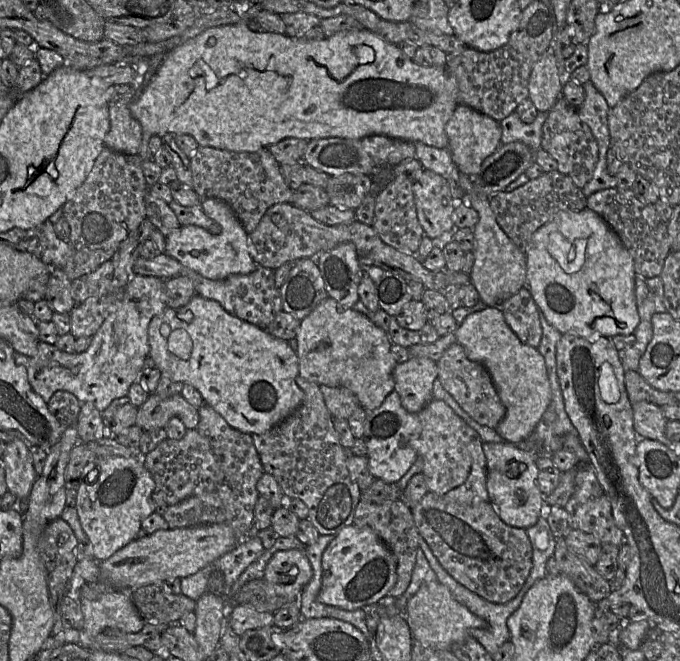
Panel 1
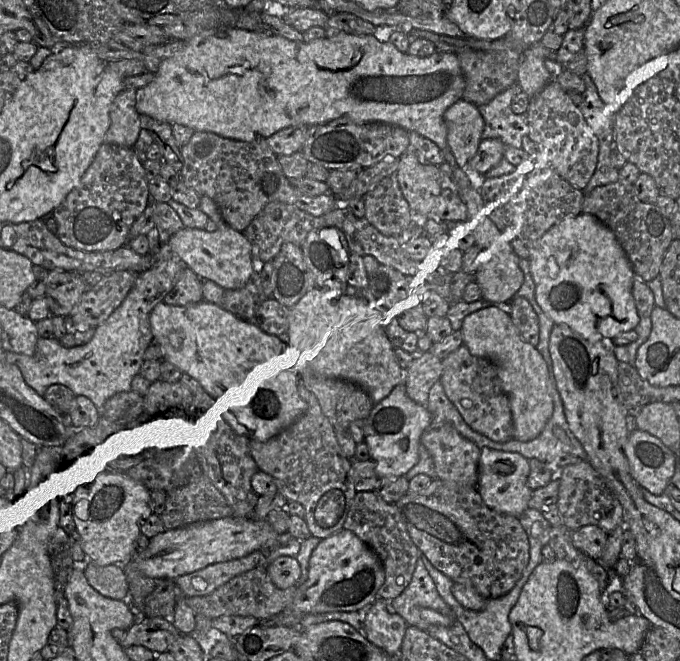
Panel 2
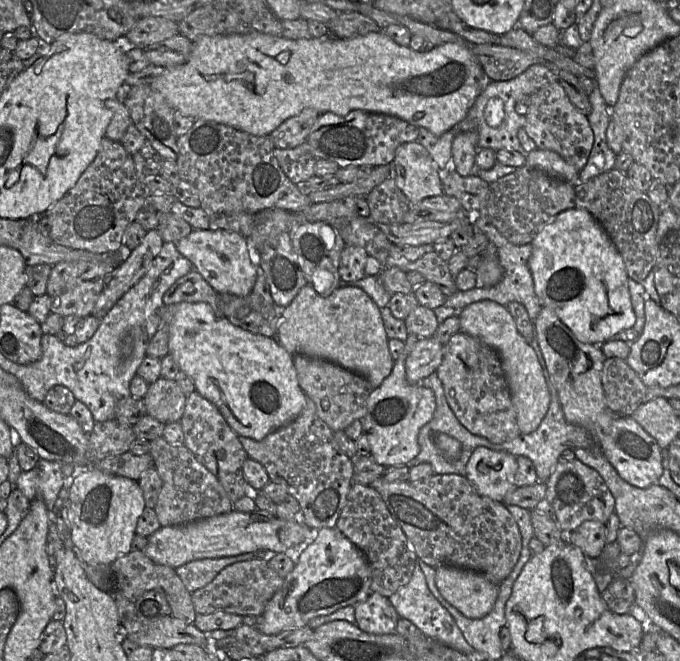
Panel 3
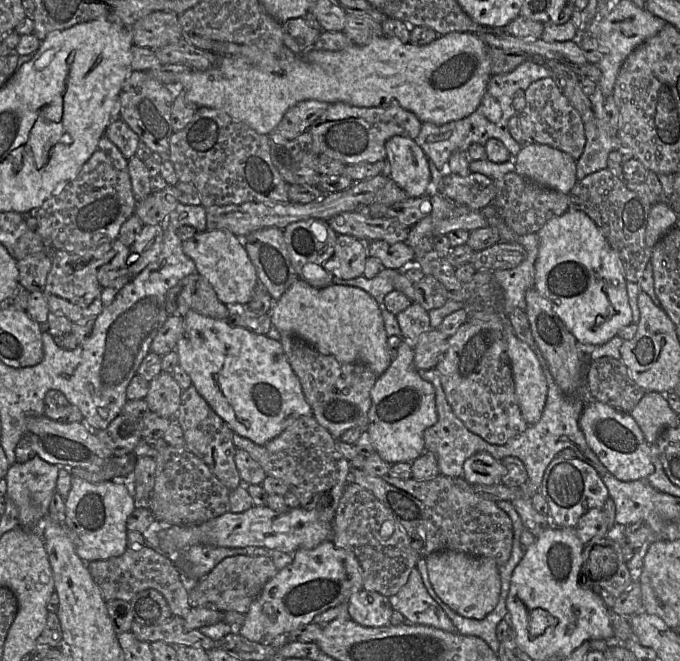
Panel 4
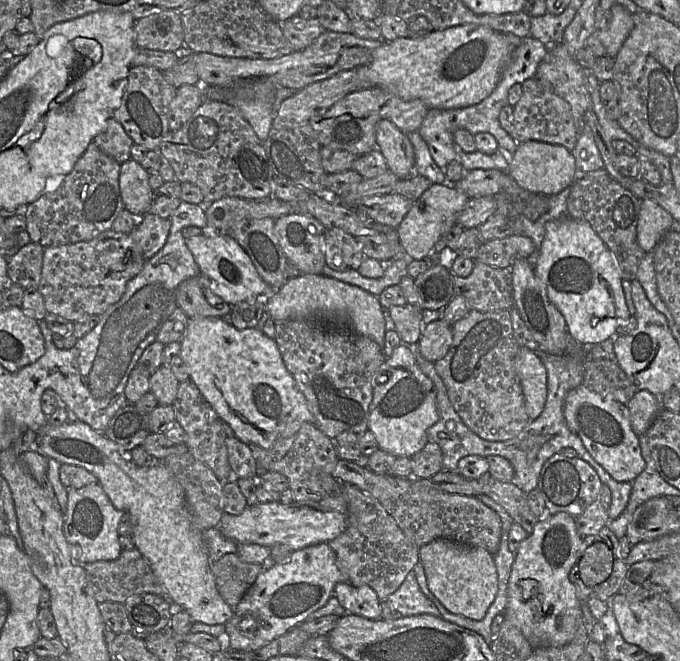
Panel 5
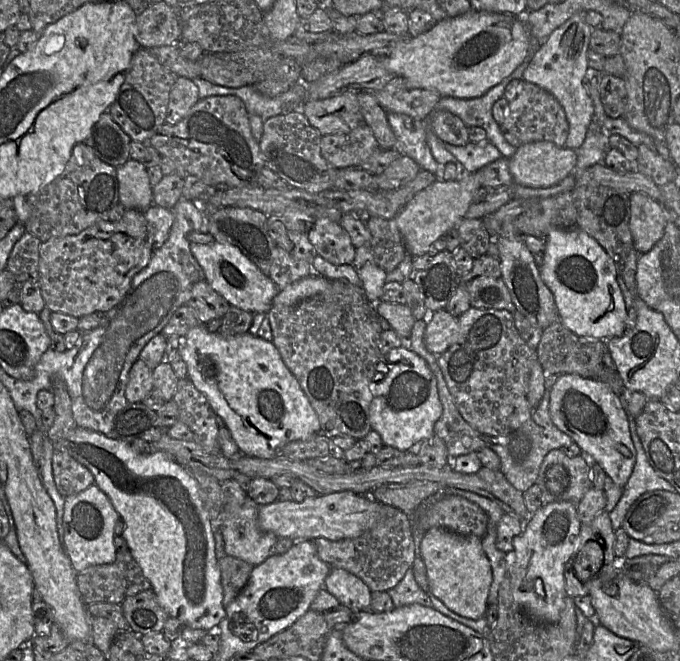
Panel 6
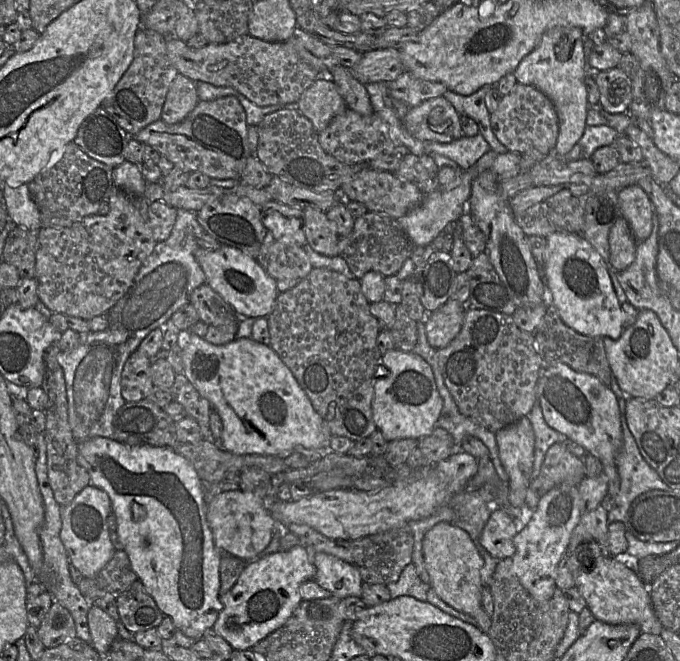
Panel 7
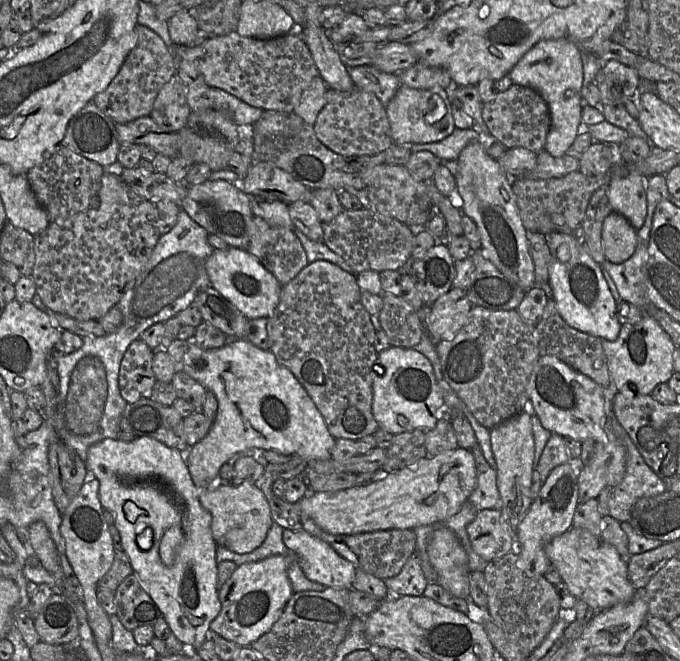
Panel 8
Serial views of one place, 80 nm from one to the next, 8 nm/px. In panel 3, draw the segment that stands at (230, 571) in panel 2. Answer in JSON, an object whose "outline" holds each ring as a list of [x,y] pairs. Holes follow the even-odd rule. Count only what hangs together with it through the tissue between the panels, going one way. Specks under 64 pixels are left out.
{"outline":[[[252,552],[223,558],[200,559],[178,567],[176,572],[186,589],[193,593],[209,584],[225,567],[237,562],[255,559]]]}

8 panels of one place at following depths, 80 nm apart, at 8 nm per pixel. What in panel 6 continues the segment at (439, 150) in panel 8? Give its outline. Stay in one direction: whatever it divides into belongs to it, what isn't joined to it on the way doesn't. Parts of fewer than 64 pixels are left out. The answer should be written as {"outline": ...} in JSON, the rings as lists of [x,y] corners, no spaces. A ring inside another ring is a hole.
{"outline":[[[489,142],[472,143],[465,146],[444,144],[468,173],[473,173],[503,157],[500,151]]]}

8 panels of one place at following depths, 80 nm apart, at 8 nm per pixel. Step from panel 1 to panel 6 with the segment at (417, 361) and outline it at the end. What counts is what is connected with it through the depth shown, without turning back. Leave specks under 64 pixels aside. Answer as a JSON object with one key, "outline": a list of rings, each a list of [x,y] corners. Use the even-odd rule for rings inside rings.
{"outline":[[[441,309],[429,318],[425,316],[423,320],[426,322],[424,343],[429,352],[441,354],[456,342],[459,332],[458,317]]]}

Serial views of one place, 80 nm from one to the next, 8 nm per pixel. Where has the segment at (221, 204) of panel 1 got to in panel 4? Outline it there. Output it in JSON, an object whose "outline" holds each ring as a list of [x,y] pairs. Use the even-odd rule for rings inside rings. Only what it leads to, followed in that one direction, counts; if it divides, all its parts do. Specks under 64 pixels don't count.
{"outline":[[[209,230],[197,232],[190,240],[182,242],[182,249],[193,260],[197,273],[209,282],[221,302],[227,305],[250,301],[259,280],[243,239],[229,231]]]}

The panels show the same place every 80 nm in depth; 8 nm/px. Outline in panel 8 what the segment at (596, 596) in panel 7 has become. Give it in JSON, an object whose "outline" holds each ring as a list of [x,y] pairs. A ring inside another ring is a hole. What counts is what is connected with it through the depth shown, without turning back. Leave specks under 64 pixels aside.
{"outline":[[[572,526],[548,542],[545,553],[571,594],[585,601],[594,612],[628,603],[637,593],[629,580],[627,563],[616,548],[586,529]]]}

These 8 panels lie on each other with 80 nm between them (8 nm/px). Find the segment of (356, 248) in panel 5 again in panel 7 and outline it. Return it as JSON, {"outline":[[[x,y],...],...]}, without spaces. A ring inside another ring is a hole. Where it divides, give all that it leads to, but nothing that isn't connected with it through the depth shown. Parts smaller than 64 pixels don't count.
{"outline":[[[314,207],[304,208],[303,229],[308,244],[316,252],[330,257],[340,255],[337,226],[327,218],[326,213]]]}

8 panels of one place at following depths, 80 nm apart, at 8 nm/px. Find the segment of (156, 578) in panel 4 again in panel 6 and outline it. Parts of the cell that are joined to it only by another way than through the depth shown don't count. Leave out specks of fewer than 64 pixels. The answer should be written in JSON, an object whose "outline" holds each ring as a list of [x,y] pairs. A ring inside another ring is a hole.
{"outline":[[[121,548],[117,549],[114,563],[90,566],[79,572],[77,584],[86,605],[97,602],[122,604],[127,597],[152,589],[130,550]]]}

